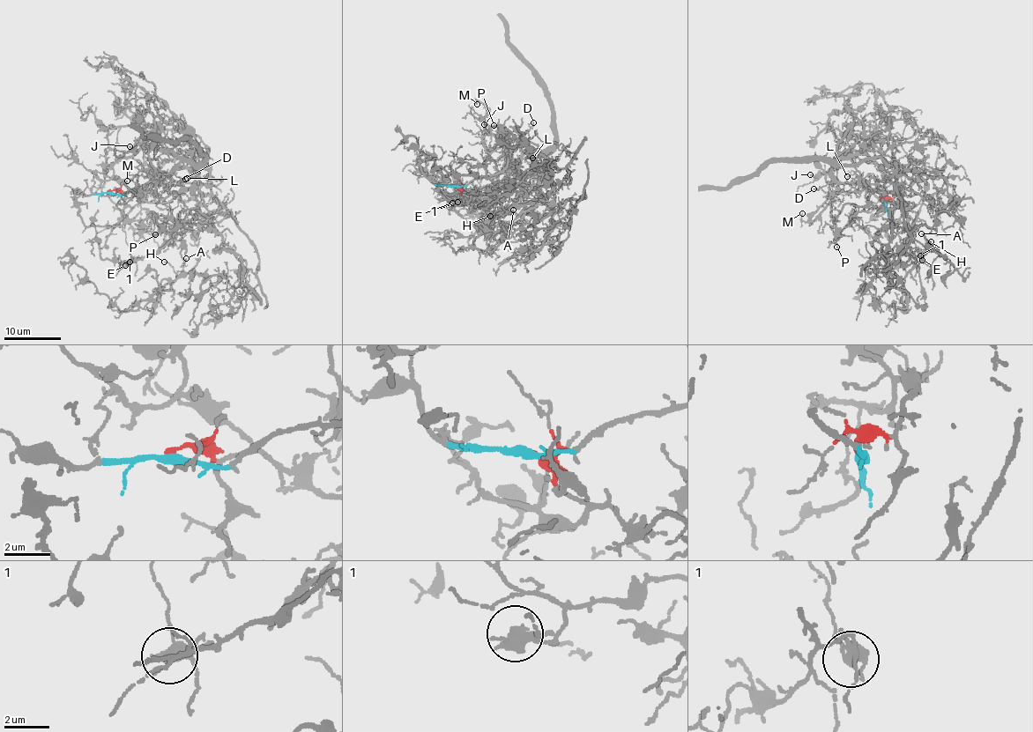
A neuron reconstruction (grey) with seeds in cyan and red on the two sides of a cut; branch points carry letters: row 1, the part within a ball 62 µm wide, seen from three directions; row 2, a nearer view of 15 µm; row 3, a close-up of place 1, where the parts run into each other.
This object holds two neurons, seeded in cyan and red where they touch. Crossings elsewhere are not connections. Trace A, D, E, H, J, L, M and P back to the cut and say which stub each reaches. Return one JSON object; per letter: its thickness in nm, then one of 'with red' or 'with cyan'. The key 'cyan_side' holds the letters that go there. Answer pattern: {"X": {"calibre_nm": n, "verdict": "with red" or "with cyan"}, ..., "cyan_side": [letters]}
{"A": {"calibre_nm": 120, "verdict": "with red"}, "D": {"calibre_nm": 90, "verdict": "with cyan"}, "E": {"calibre_nm": 80, "verdict": "with red"}, "H": {"calibre_nm": 120, "verdict": "with red"}, "J": {"calibre_nm": 110, "verdict": "with cyan"}, "L": {"calibre_nm": 90, "verdict": "with cyan"}, "M": {"calibre_nm": 80, "verdict": "with cyan"}, "P": {"calibre_nm": 80, "verdict": "with red"}, "cyan_side": ["D", "J", "L", "M"]}

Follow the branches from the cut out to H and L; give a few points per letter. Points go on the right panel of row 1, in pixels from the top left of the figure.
H: (886, 203), (902, 195), (864, 180), (865, 197), (892, 222), (885, 257), (906, 254), (919, 262), (931, 241)
L: (886, 203), (859, 182), (845, 183), (836, 179), (833, 168), (836, 164), (851, 166), (855, 171), (847, 177)

